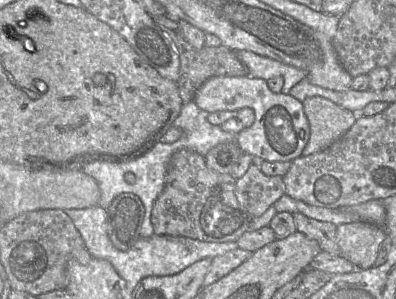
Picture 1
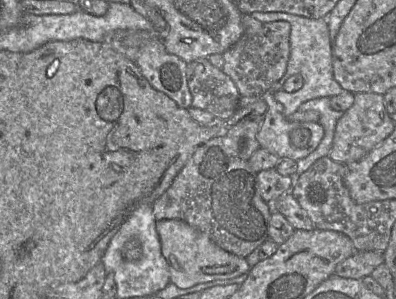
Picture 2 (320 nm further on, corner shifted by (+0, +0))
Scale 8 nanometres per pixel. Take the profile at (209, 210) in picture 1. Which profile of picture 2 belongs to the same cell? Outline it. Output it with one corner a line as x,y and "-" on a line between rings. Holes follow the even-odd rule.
224,135
196,148
169,188
152,205
156,220
178,219
209,238
225,251
246,258
269,238
272,204
263,200
257,173
247,160
235,155

